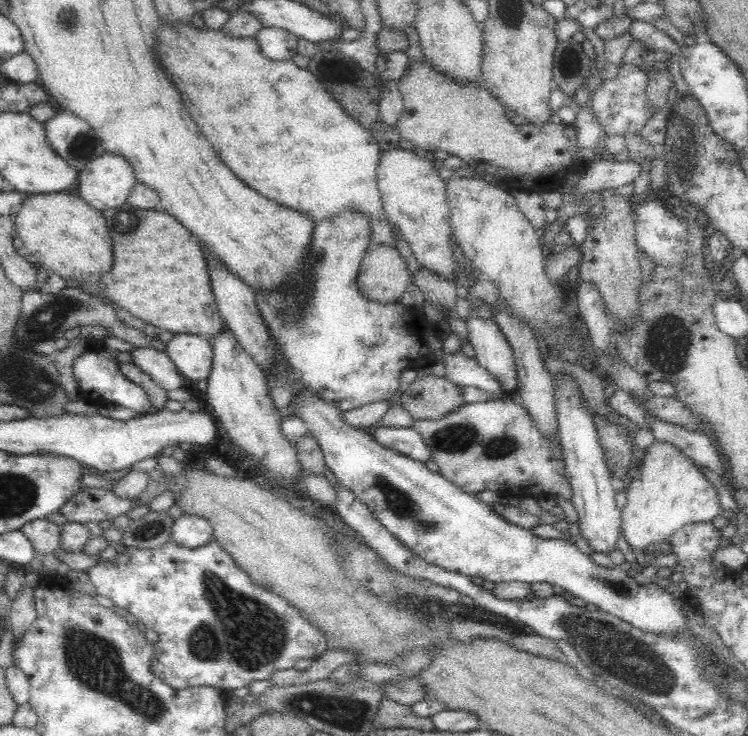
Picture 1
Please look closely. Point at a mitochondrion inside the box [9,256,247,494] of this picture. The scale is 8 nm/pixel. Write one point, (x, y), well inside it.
(42, 324)

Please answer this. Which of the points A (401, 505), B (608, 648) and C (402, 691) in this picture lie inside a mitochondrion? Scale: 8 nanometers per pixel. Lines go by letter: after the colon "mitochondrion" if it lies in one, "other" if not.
A: mitochondrion
B: mitochondrion
C: other

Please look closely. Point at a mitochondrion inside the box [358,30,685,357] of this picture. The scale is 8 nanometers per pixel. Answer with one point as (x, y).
(573, 69)

